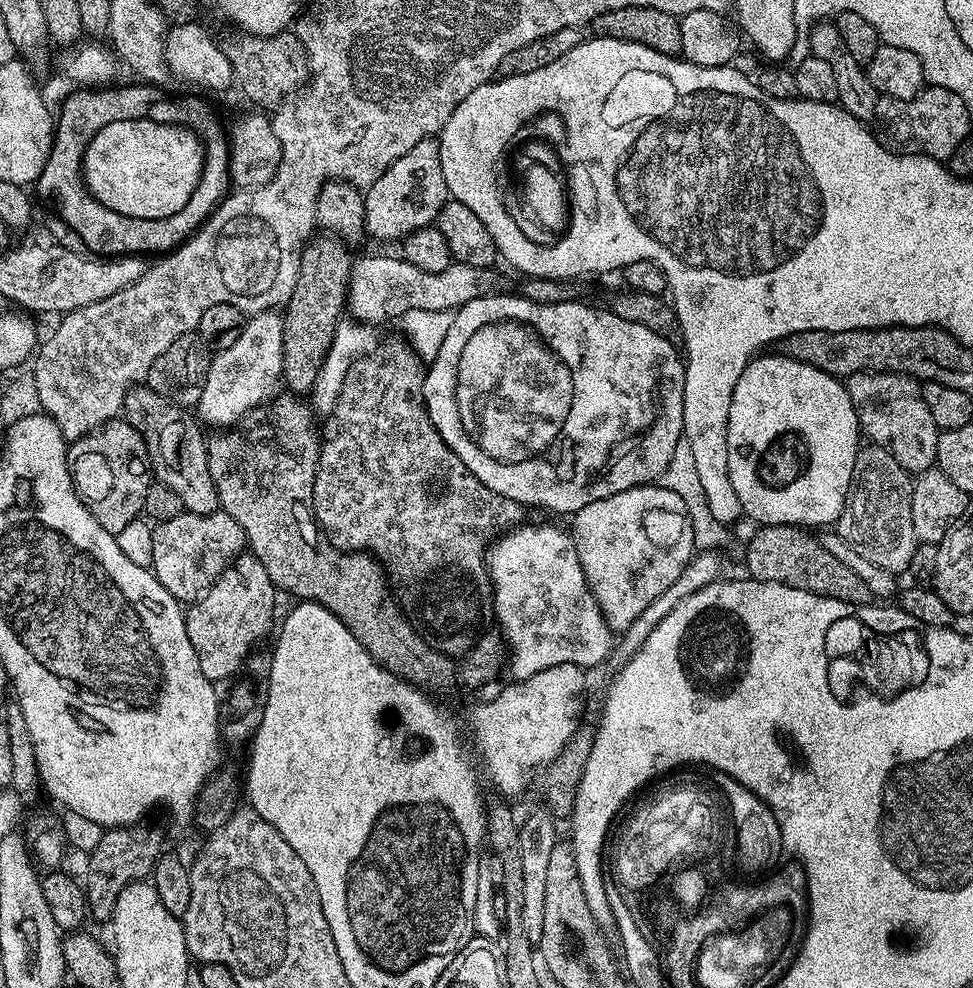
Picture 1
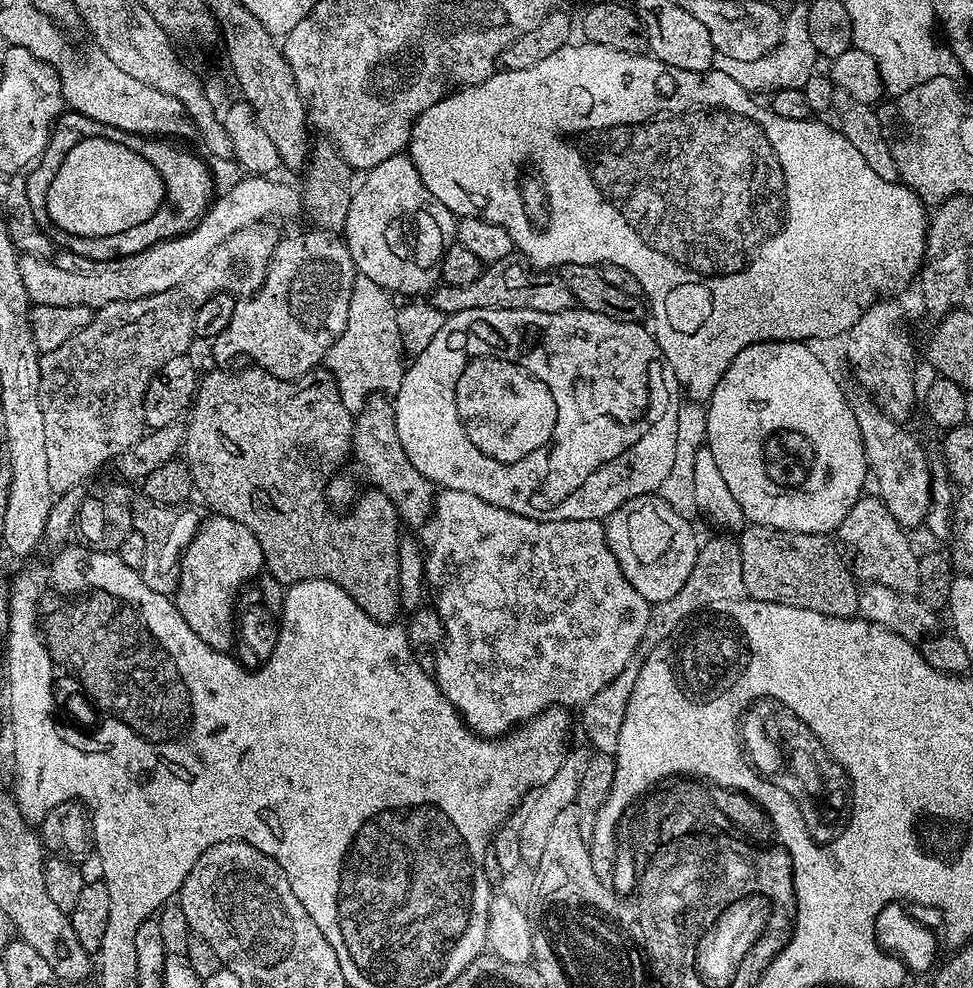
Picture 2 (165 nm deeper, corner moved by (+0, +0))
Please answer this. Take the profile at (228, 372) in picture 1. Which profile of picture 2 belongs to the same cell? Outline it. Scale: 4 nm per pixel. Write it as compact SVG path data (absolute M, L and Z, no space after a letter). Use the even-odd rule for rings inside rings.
M307 230L308 232L300 232L297 236L288 236L277 243L272 260L268 264L268 273L264 279L264 284L247 298L237 299L234 316L230 318L230 324L226 326L226 330L222 330L222 334L218 334L215 340L211 341L210 348L214 355L220 359L220 362L232 362L235 356L249 356L251 363L257 368L263 368L265 372L269 372L272 376L278 376L282 380L297 380L300 376L305 376L317 367L327 357L330 346L334 346L334 342L342 334L342 330L346 330L346 318L350 314L350 290L354 286L358 275L354 262L350 258L350 250L347 244L339 235L331 232L321 232L319 230Z

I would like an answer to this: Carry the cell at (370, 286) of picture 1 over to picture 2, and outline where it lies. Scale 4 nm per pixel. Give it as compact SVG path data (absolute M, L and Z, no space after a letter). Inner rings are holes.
M513 254L502 262L487 265L466 286L450 286L441 283L432 289L430 303L444 312L445 317L462 310L538 310L546 314L558 314L573 307L574 301L566 282L552 270L537 270L525 256Z

